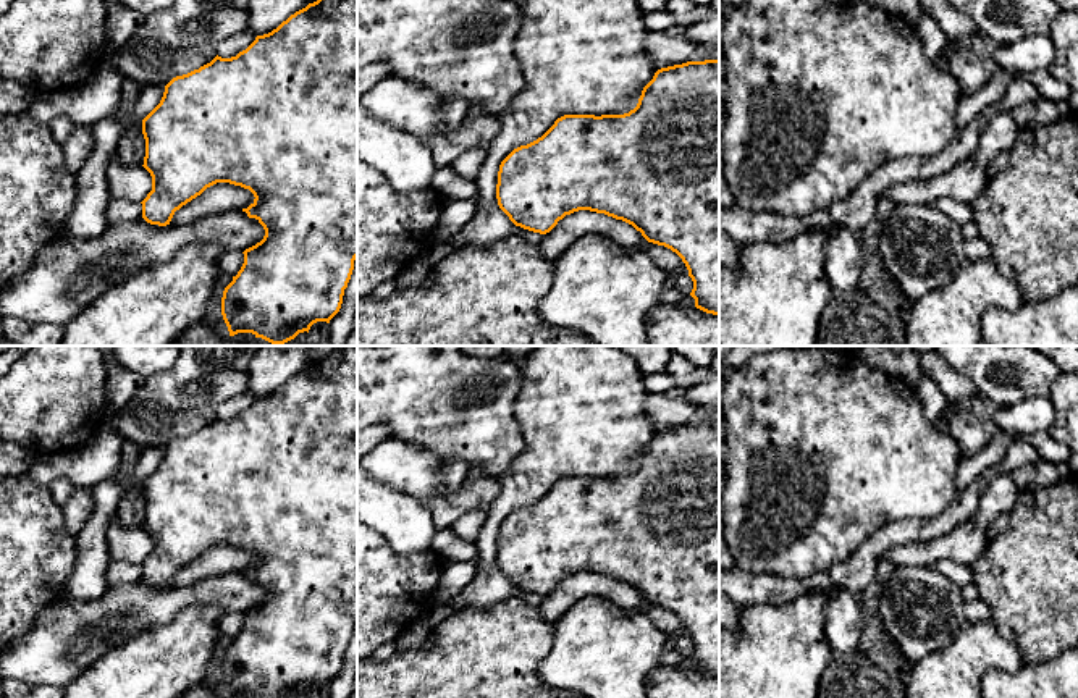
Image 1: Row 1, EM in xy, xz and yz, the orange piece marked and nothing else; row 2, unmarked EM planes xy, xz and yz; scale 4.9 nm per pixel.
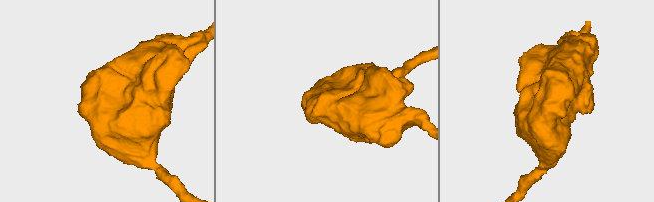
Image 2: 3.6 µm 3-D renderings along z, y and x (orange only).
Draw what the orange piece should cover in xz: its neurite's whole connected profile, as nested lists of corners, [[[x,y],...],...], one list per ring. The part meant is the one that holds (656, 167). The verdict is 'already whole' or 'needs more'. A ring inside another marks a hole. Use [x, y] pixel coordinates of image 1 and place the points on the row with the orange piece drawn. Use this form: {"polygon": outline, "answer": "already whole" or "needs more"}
{"polygon": [[[719,60],[687,61],[661,68],[643,87],[638,103],[624,115],[564,115],[537,141],[514,149],[499,165],[496,199],[499,208],[509,220],[524,229],[546,234],[559,220],[579,210],[604,213],[616,220],[632,225],[642,236],[653,244],[664,246],[676,252],[688,270],[693,281],[690,296],[695,307],[713,315],[719,315]]], "answer": "already whole"}

